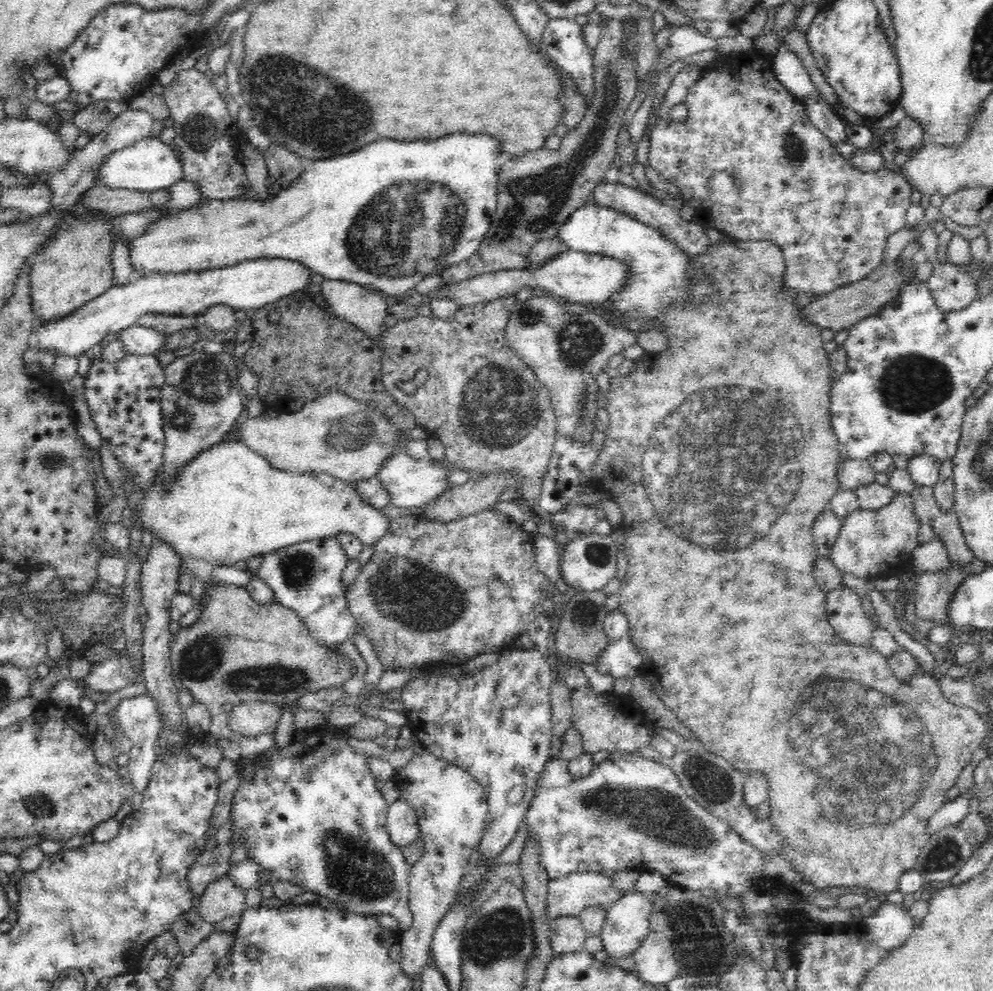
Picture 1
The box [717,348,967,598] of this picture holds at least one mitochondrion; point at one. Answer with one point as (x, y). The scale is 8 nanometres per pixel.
(912, 385)

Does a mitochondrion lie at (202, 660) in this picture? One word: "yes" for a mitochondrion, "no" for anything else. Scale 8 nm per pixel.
yes

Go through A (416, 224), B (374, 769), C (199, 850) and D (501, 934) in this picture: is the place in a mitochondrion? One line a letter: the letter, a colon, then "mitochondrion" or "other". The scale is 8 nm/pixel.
A: mitochondrion
B: other
C: other
D: mitochondrion

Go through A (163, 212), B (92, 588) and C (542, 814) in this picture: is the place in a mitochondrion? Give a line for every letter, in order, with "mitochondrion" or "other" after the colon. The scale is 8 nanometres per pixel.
A: other
B: other
C: other

